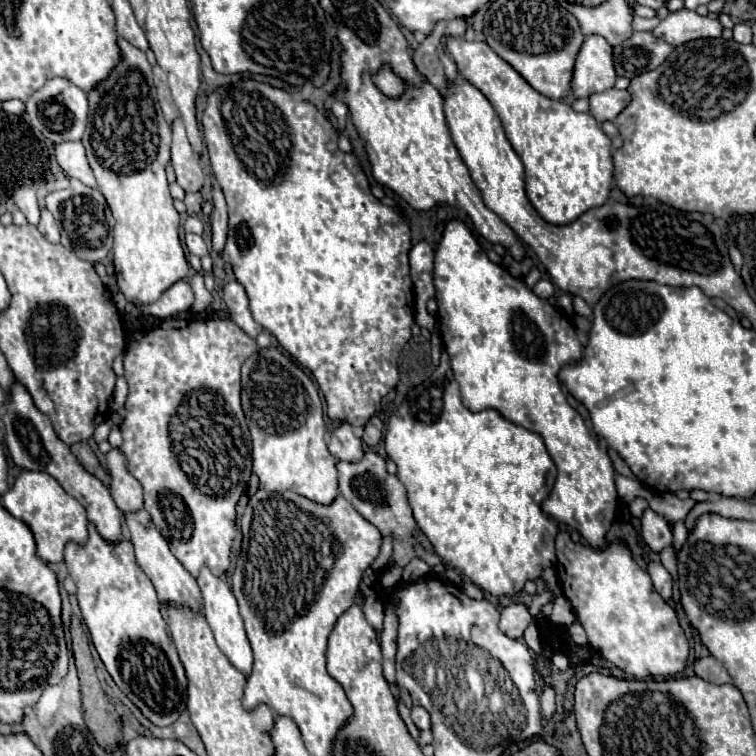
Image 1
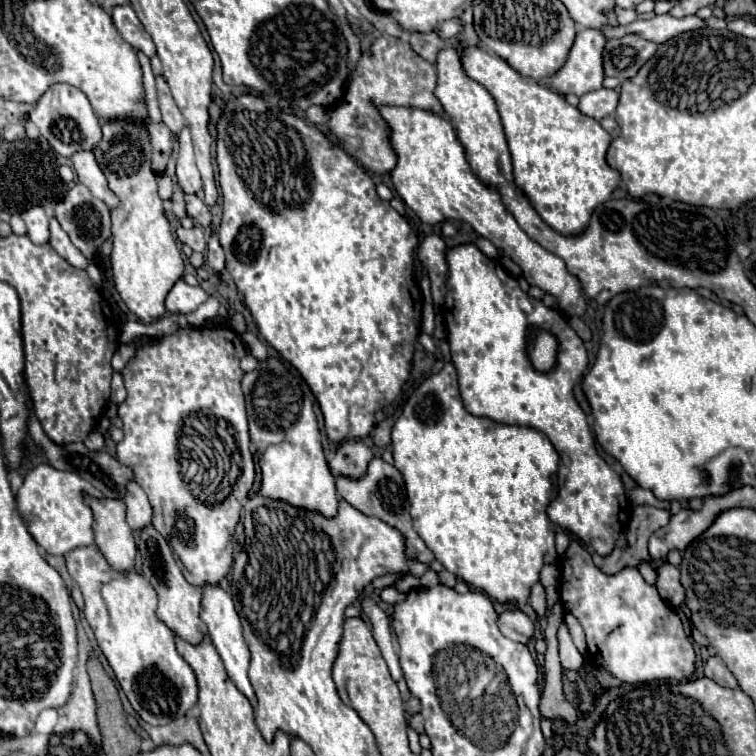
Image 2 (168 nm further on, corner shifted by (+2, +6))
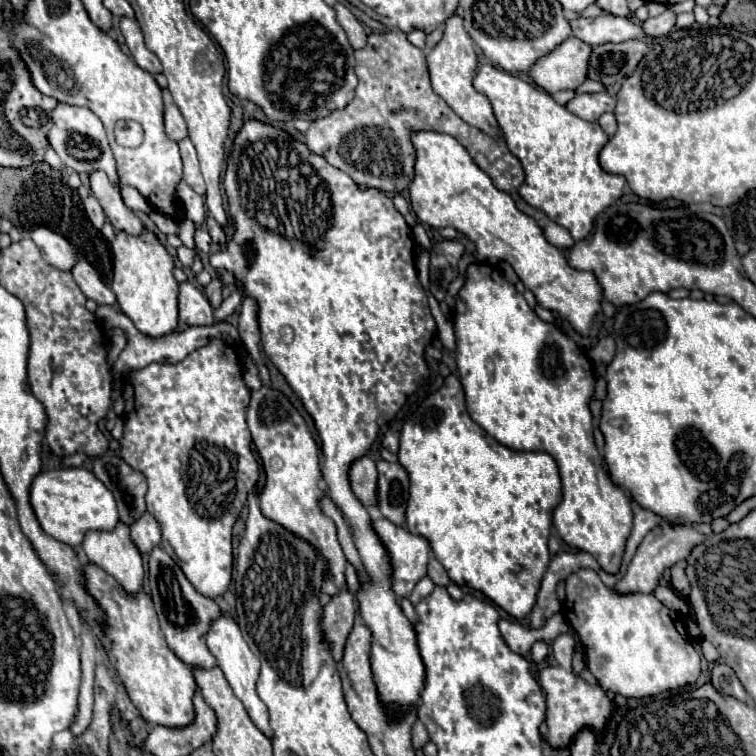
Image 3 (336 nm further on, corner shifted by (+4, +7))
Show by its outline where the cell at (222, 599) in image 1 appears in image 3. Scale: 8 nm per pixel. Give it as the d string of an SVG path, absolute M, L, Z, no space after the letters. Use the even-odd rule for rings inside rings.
M225 612L219 614L219 618L211 620L211 628L207 632L207 646L211 650L211 654L215 656L217 660L217 666L223 670L229 686L233 688L235 696L243 702L243 706L247 708L251 720L257 724L257 728L265 734L265 736L271 736L271 728L269 728L269 712L267 712L267 706L259 700L257 692L255 692L255 682L257 682L257 676L259 676L259 660L257 656L249 650L237 622L233 618L229 618Z

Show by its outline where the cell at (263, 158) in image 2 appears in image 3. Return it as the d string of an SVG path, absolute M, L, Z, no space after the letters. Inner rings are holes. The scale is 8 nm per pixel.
M257 118L245 120L237 132L227 156L223 186L235 234L225 248L211 254L211 266L215 270L225 268L233 272L247 296L257 302L263 350L313 416L323 446L323 480L327 482L327 492L351 526L355 546L371 576L371 584L361 586L357 600L361 618L373 634L371 668L375 684L389 710L397 706L409 710L423 690L423 660L415 644L415 630L403 616L391 590L387 550L371 528L367 508L353 496L347 470L351 462L365 456L375 442L385 404L393 404L393 400L403 394L403 386L417 386L429 374L423 350L431 344L433 336L437 336L437 328L417 278L411 230L385 192L361 188L343 170L331 166L323 156L313 154L307 144ZM283 326L293 328L295 336L291 344L281 340Z

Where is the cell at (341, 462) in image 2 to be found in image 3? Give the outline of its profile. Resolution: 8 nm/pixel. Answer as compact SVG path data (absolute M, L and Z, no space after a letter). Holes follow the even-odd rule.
M361 456L349 466L351 490L363 506L375 506L375 480L377 470L369 456Z

